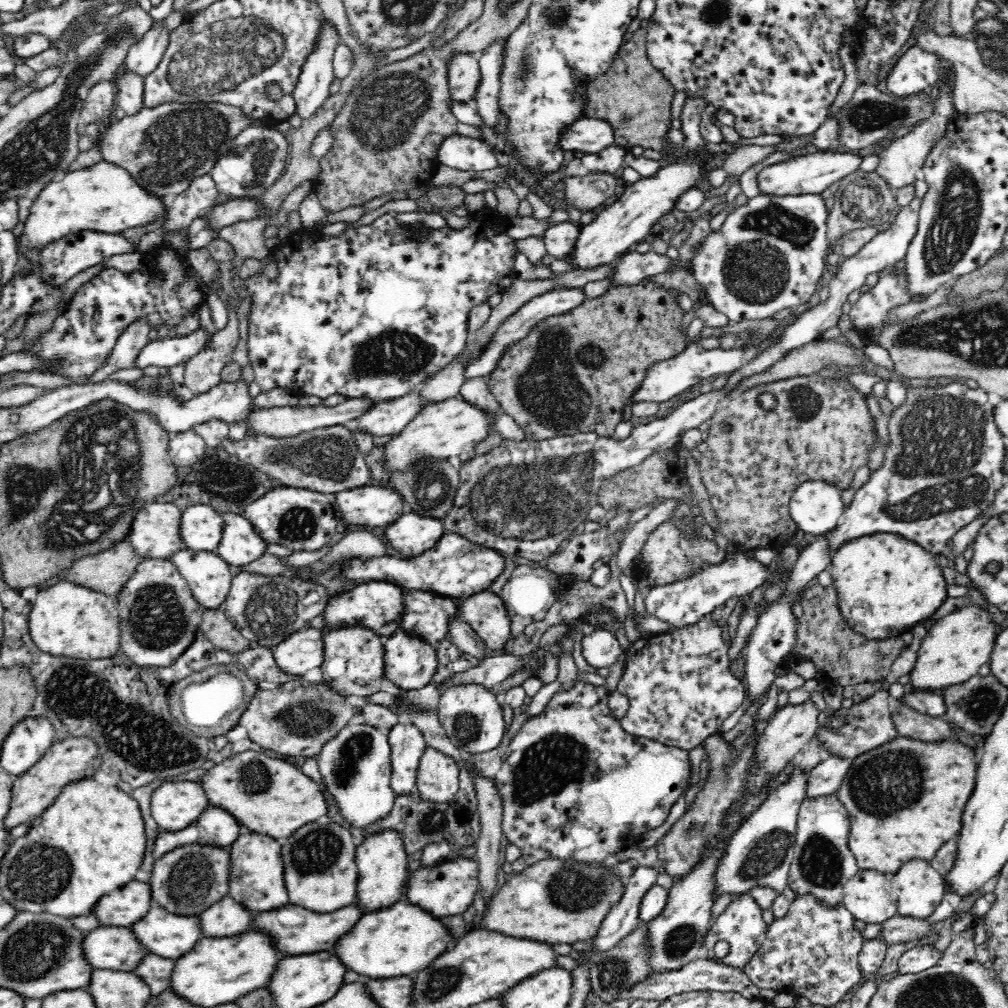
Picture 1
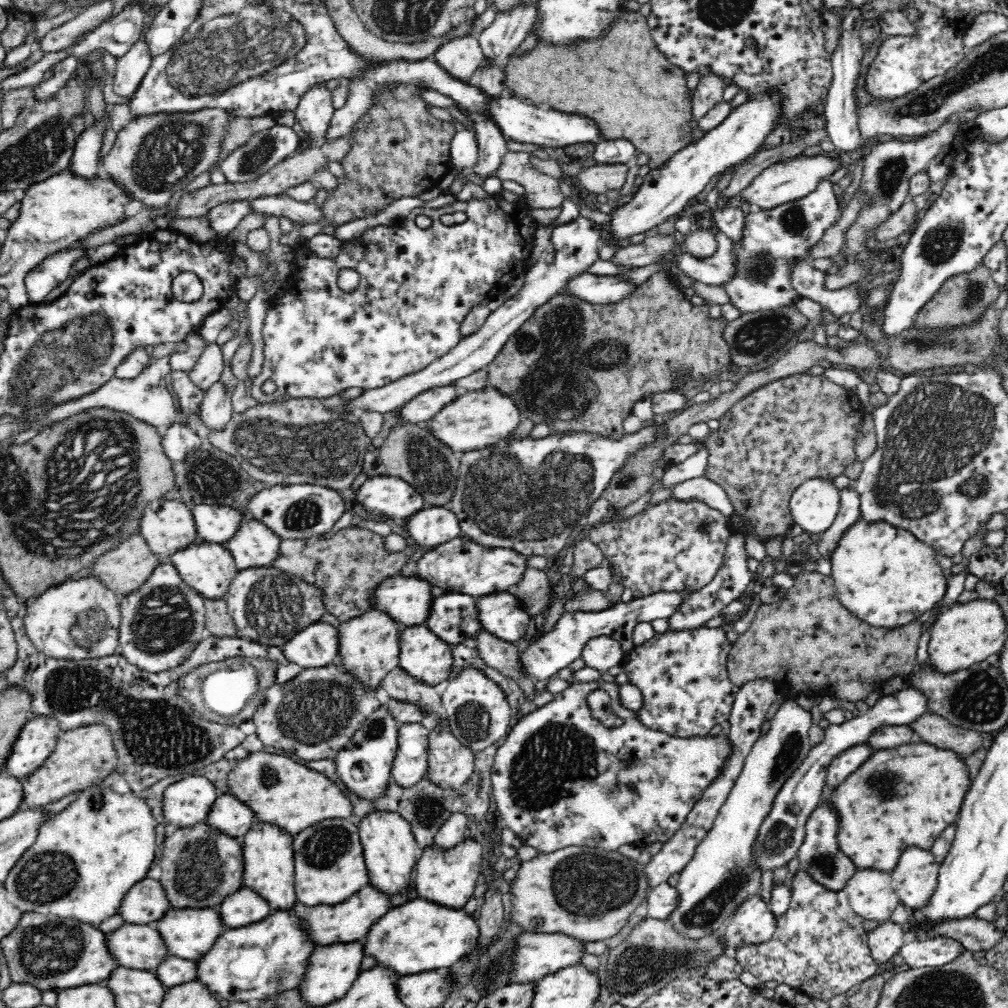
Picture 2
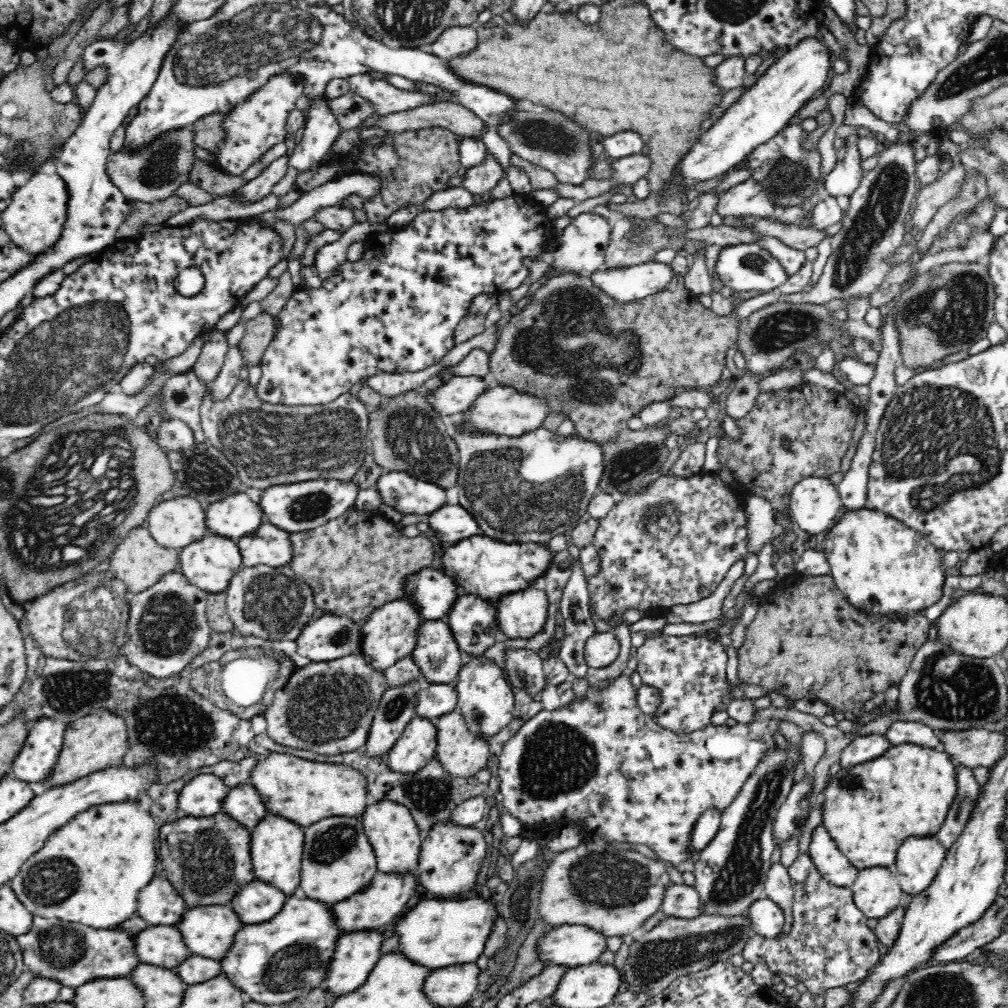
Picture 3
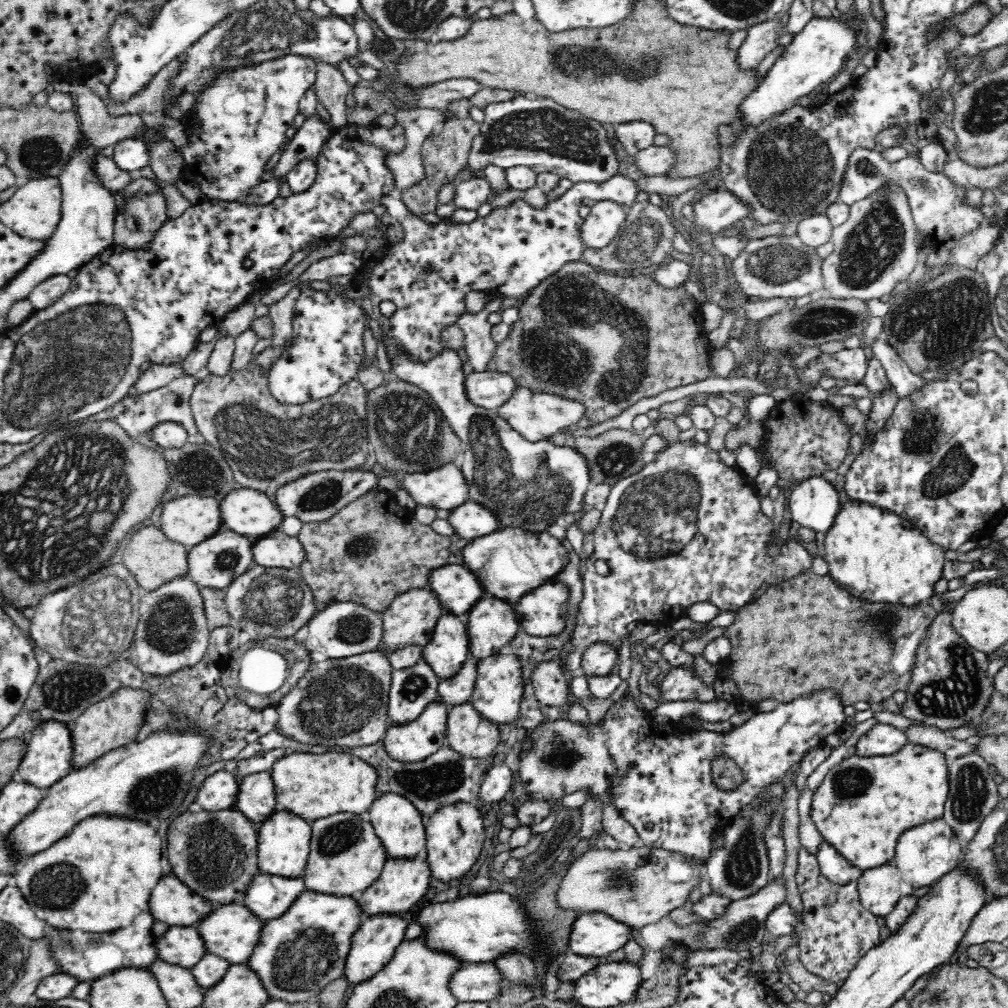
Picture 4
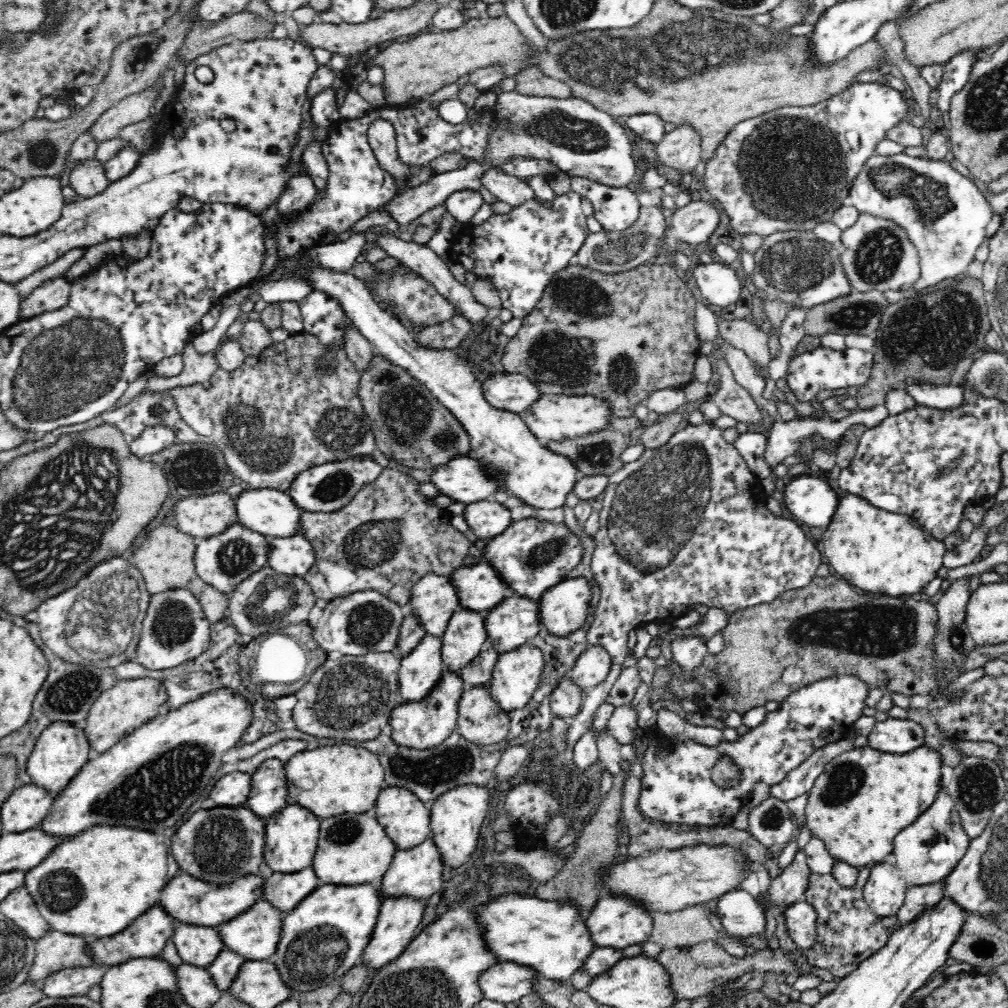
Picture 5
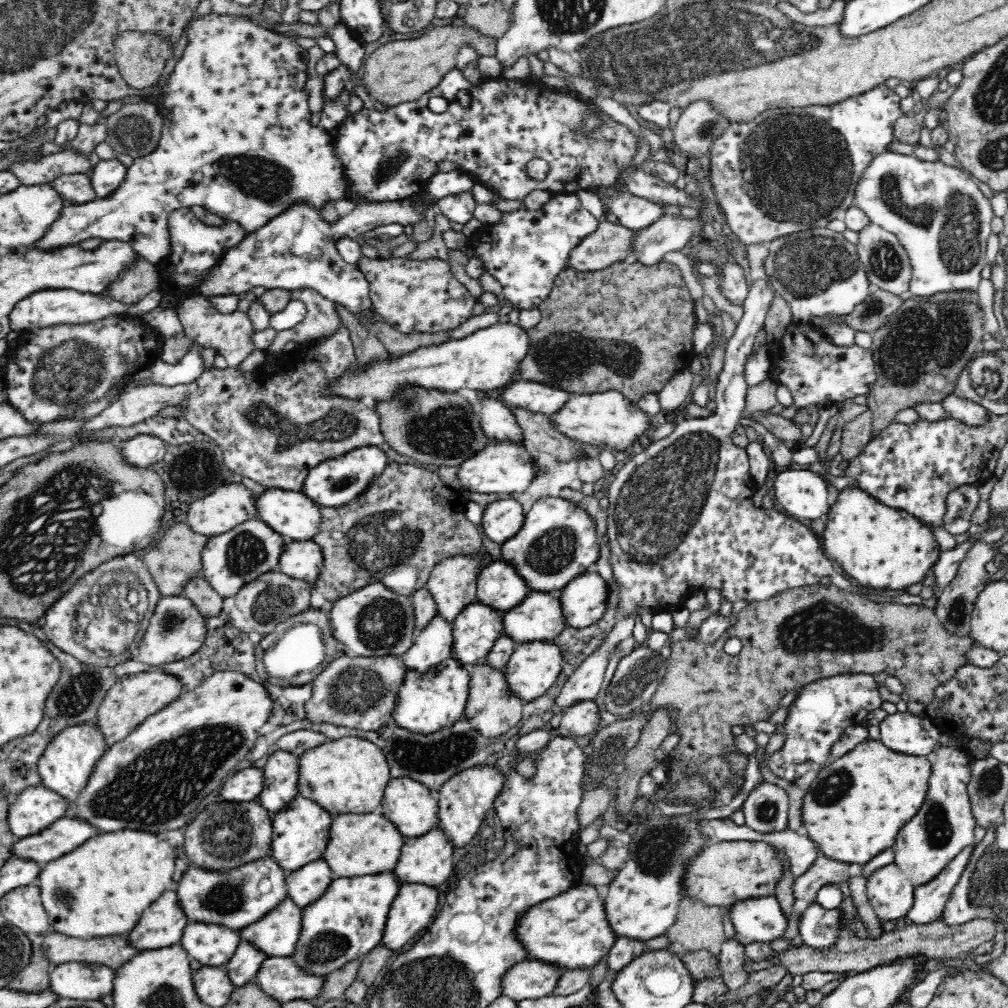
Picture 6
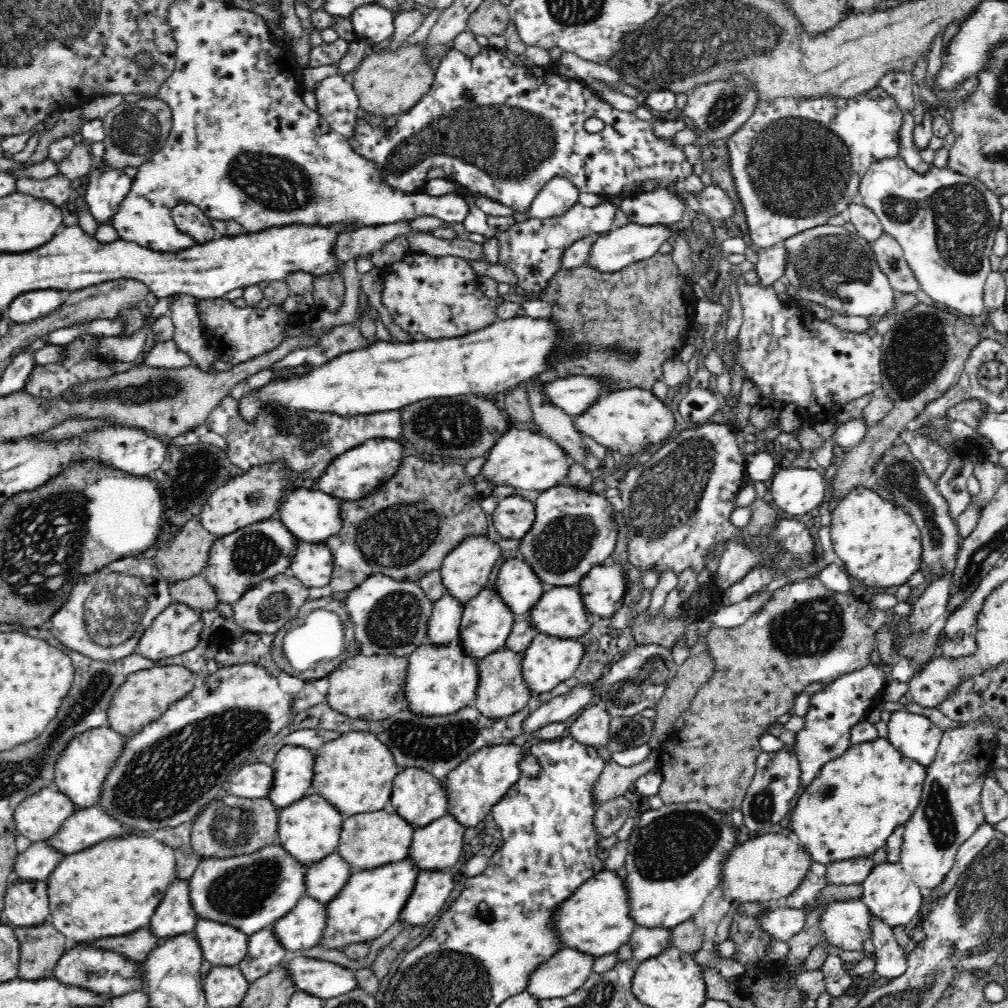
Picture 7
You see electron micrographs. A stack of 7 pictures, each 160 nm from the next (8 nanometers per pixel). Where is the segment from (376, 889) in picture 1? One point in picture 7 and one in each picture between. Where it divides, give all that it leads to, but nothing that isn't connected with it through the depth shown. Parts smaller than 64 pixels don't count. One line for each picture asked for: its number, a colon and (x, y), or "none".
2: (390, 849)
3: (391, 828)
4: (399, 823)
5: (407, 820)
6: (410, 805)
7: (418, 796)

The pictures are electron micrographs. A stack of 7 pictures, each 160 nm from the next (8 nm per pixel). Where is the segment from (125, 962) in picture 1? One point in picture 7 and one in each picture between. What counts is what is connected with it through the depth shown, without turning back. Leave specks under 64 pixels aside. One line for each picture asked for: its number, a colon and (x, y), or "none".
2: (136, 946)
3: (165, 946)
4: (184, 946)
5: (198, 945)
6: (213, 945)
7: (223, 945)

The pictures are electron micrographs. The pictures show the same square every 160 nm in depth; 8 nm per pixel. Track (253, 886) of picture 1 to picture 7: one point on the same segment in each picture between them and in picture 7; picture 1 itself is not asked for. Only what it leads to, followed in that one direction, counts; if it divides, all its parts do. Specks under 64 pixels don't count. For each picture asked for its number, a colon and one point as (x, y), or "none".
2: (269, 855)
3: (277, 844)
4: (284, 839)
5: (292, 835)
6: (302, 831)
7: (310, 829)

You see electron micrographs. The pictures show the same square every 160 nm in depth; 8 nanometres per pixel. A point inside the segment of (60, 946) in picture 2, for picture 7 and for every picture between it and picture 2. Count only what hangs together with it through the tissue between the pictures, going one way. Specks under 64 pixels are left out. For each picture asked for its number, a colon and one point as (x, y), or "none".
3: (74, 954)
4: (88, 956)
5: (147, 936)
6: (163, 925)
7: (176, 916)

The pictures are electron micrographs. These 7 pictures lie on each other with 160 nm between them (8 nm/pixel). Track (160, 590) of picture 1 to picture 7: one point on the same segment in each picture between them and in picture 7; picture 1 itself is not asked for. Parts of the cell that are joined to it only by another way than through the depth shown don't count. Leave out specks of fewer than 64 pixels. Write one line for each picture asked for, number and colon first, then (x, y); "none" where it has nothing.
2: (162, 622)
3: (168, 628)
4: (172, 632)
5: (175, 630)
6: (177, 630)
7: (176, 629)

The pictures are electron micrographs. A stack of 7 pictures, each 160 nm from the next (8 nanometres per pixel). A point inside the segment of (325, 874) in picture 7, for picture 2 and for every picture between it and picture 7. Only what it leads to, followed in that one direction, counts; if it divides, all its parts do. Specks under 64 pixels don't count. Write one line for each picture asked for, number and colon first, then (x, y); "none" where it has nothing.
2: (246, 906)
3: (256, 902)
4: (269, 896)
5: (286, 890)
6: (307, 884)

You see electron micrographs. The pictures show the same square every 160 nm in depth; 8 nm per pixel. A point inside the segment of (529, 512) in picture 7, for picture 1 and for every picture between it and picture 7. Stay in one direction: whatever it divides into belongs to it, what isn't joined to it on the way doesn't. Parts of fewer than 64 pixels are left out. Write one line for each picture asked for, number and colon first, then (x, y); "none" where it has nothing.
1: (412, 533)
2: (432, 526)
3: (451, 523)
4: (471, 520)
5: (487, 519)
6: (502, 519)

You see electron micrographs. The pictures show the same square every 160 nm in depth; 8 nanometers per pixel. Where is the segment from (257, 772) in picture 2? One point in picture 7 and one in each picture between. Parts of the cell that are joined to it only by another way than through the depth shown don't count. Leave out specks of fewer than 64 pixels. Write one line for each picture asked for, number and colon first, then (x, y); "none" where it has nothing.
3: (305, 791)
4: (314, 786)
5: (331, 780)
6: (348, 776)
7: (356, 772)

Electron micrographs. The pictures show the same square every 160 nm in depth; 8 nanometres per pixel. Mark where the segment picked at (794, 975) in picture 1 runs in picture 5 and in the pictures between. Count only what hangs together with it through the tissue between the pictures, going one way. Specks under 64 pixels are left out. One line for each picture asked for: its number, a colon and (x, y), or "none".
2: (820, 947)
3: (830, 944)
4: (838, 931)
5: (849, 932)

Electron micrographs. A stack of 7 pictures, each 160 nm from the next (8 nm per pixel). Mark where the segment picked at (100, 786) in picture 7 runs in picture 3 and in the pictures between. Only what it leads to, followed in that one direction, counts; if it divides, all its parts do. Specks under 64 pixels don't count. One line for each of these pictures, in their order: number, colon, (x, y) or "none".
3: (40, 753)
4: (50, 756)
5: (60, 753)
6: (66, 767)

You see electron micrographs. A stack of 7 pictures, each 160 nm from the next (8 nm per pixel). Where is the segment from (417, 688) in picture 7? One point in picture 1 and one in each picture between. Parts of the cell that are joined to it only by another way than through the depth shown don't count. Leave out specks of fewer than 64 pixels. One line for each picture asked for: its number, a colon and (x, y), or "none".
1: (407, 743)
2: (409, 765)
3: (417, 745)
4: (413, 741)
5: (421, 724)
6: (428, 701)

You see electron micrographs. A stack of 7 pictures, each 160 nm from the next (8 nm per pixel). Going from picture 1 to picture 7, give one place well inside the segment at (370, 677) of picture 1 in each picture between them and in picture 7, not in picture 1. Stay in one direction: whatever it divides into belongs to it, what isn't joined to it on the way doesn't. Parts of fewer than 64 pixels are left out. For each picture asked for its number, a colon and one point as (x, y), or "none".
2: (370, 648)
3: (392, 632)
4: (412, 617)
5: (435, 598)
6: (454, 581)
7: (465, 569)

